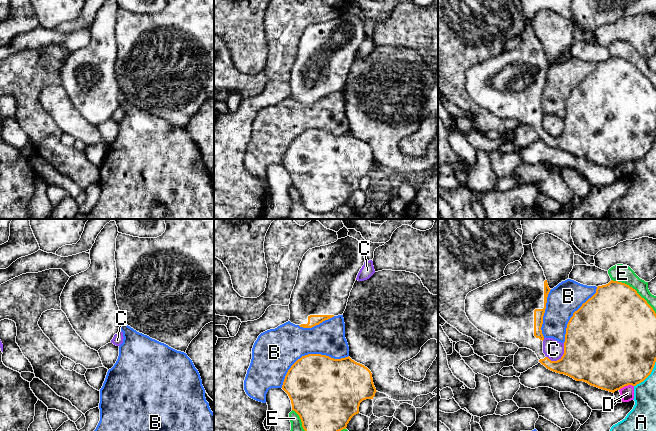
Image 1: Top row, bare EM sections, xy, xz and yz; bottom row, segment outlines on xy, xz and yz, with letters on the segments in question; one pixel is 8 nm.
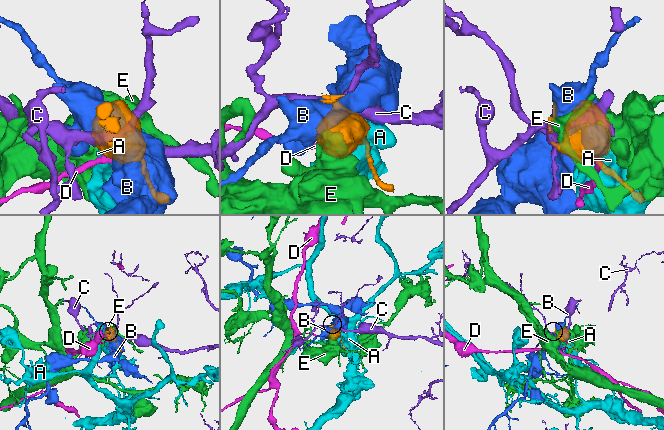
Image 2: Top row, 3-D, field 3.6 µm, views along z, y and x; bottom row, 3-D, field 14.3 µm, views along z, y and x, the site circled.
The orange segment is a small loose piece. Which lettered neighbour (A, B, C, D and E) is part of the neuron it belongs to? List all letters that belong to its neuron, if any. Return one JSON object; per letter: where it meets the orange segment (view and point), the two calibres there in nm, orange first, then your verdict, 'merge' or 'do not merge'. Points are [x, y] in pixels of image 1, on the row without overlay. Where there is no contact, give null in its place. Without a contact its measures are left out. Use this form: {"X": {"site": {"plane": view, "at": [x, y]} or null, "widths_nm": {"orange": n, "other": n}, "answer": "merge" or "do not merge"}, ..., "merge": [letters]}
{"A": {"site": {"plane": "yz", "at": [648, 151]}, "widths_nm": {"orange": 500, "other": 180}, "answer": "do not merge"}, "B": {"site": {"plane": "xz", "at": [309, 130]}, "widths_nm": {"orange": 480, "other": 320}, "answer": "do not merge"}, "C": {"site": {"plane": "yz", "at": [561, 133]}, "widths_nm": {"orange": 460, "other": 160}, "answer": "do not merge"}, "D": {"site": {"plane": "yz", "at": [626, 161]}, "widths_nm": {"orange": 500, "other": 110}, "answer": "do not merge"}, "E": {"site": {"plane": "yz", "at": [635, 66]}, "widths_nm": {"orange": 480, "other": 140}, "answer": "do not merge"}, "merge": []}

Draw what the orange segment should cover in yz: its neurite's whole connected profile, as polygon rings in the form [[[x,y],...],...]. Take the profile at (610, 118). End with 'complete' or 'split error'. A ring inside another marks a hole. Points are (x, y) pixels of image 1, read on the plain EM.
[[[532,20],[523,21],[524,30],[519,38],[521,43],[513,50],[503,52],[469,68],[465,75],[465,89],[469,97],[481,108],[499,118],[513,119],[519,124],[532,126],[539,138],[547,145],[567,151],[576,157],[614,169],[621,164],[643,158],[652,148],[656,138],[656,89],[635,65],[629,61],[611,56],[598,62],[596,69],[573,89],[565,110],[564,130],[557,137],[551,137],[543,129],[542,100],[550,68],[544,47],[536,36]]]; split error

